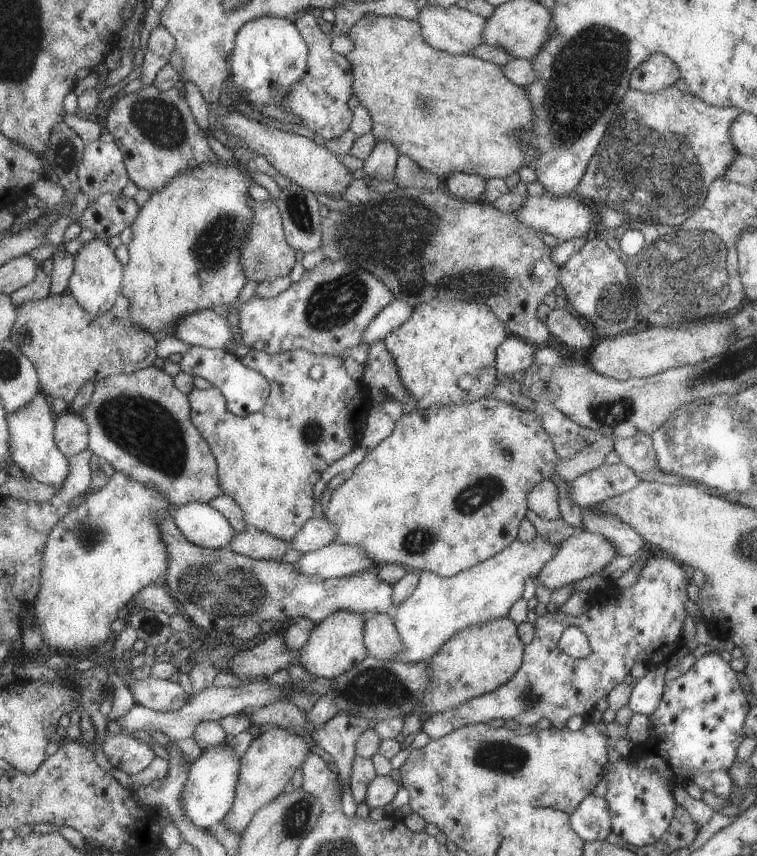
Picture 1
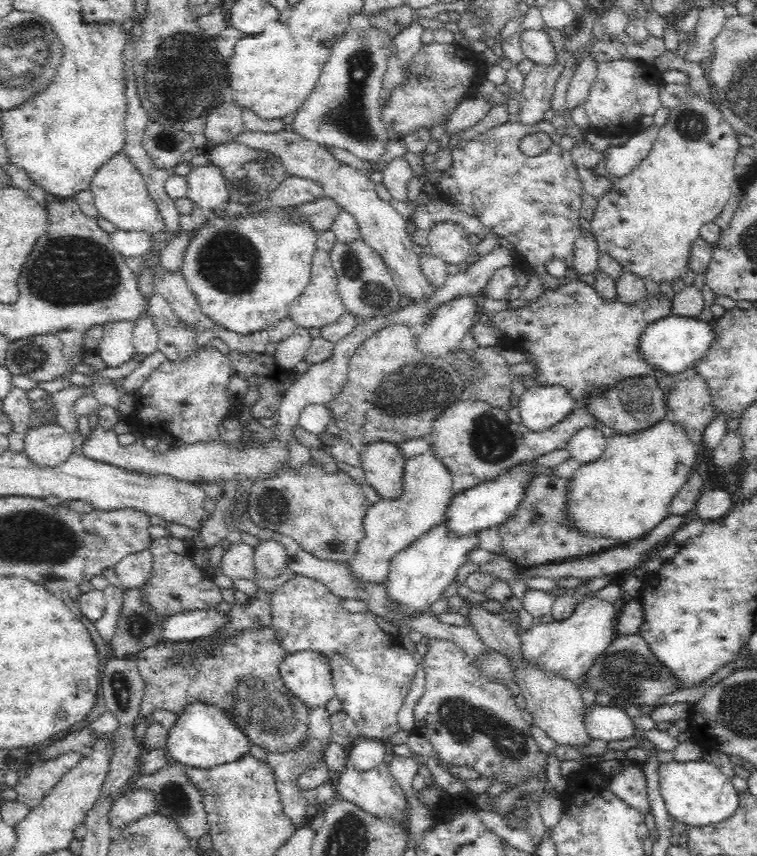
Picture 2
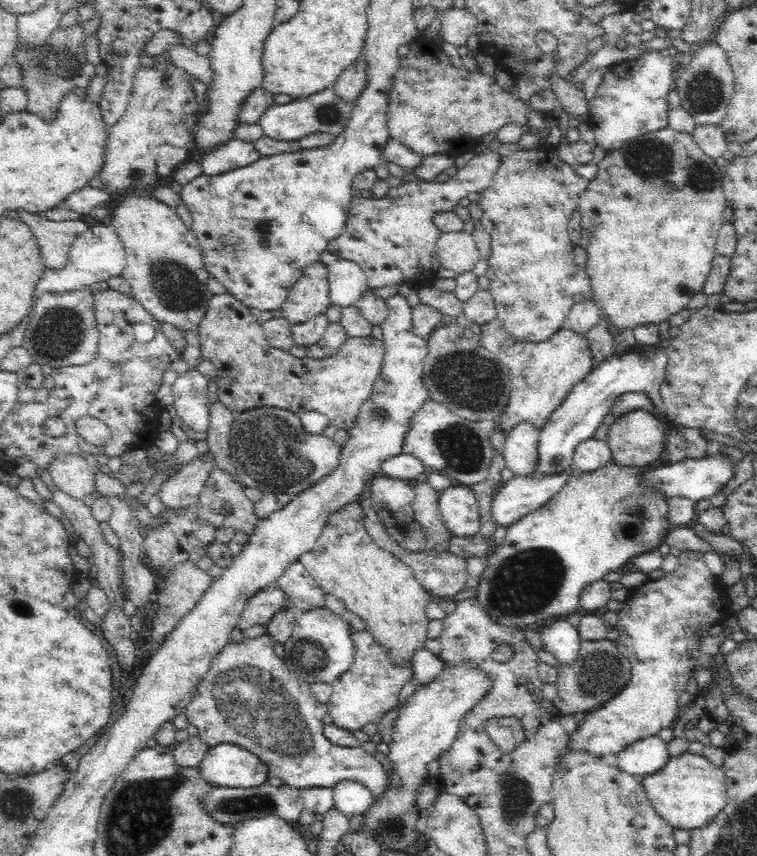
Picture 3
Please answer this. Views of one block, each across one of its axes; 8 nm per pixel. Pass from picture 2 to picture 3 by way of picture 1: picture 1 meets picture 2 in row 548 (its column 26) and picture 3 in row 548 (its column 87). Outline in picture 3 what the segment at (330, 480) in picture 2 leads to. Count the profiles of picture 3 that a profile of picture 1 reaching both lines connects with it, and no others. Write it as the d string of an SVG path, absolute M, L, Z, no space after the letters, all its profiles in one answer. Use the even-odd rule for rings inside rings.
M356 500L348 502L329 515L312 550L300 555L299 561L305 566L310 576L320 585L326 594L342 600L345 608L365 621L365 629L369 630L376 642L387 646L391 658L396 664L413 660L415 650L421 648L427 640L426 606L431 595L416 580L413 570L406 566L396 555L384 551L374 543L363 523L364 511L361 503Z

